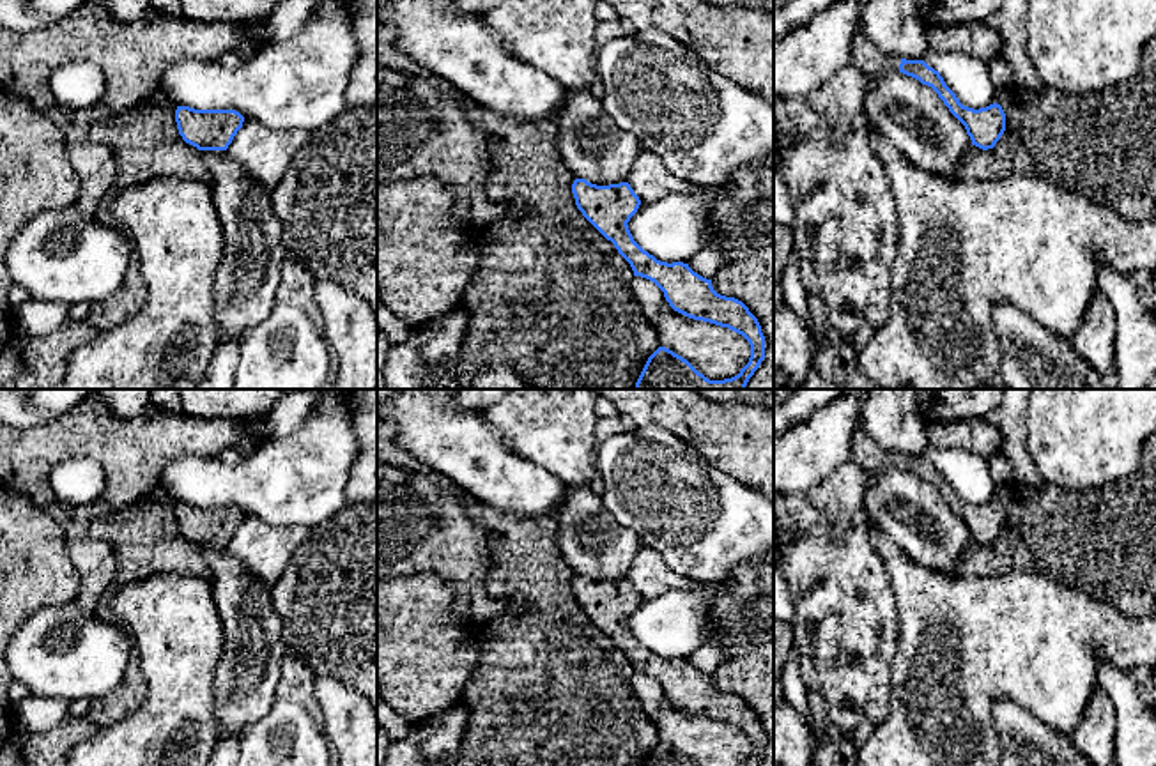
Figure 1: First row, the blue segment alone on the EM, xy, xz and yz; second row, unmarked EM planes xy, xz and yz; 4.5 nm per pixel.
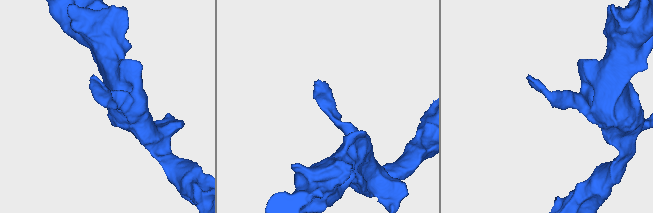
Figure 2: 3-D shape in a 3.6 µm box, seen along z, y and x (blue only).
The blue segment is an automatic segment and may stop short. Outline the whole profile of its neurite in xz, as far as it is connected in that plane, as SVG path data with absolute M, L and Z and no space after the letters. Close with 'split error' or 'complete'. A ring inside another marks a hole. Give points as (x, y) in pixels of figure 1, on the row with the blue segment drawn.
M575 179L572 193L577 209L614 244L630 264L634 276L653 281L674 311L728 327L751 345L749 363L738 375L724 380L706 379L687 359L659 347L648 357L634 389L745 389L765 359L765 336L749 308L735 297L717 294L712 280L694 272L689 264L660 262L634 241L627 223L637 212L641 200L628 182L597 186L586 179Z | complete

